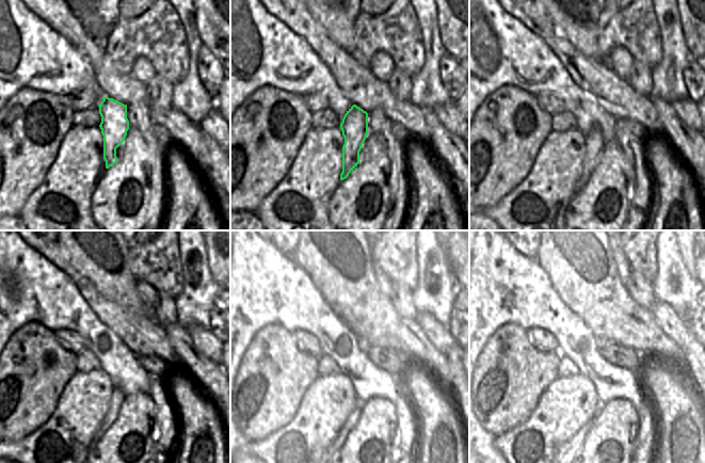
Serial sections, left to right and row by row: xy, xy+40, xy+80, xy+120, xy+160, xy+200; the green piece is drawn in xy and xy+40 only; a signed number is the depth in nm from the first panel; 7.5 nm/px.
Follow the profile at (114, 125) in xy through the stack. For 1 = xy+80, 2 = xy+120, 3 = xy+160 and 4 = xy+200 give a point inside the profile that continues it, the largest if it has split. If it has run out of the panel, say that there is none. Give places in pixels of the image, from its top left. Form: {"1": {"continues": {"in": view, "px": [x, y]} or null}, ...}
{"1": {"continues": {"in": "xy+80", "px": [594, 143]}}, "2": {"continues": {"in": "xy+120", "px": [117, 397]}}, "3": {"continues": {"in": "xy+160", "px": [354, 416]}}, "4": {"continues": {"in": "xy+200", "px": [573, 446]}}}

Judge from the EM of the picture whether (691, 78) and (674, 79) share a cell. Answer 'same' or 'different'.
different

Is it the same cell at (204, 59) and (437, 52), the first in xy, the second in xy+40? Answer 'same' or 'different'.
different

